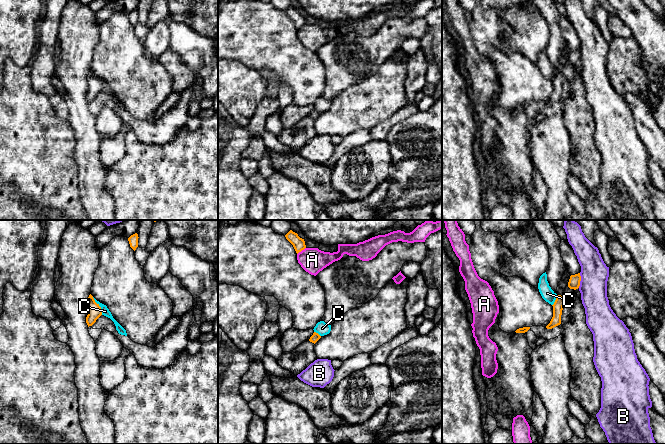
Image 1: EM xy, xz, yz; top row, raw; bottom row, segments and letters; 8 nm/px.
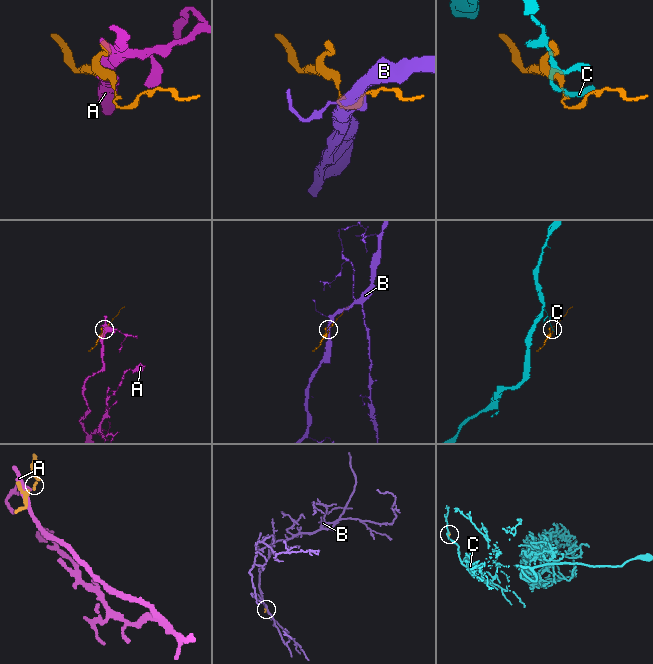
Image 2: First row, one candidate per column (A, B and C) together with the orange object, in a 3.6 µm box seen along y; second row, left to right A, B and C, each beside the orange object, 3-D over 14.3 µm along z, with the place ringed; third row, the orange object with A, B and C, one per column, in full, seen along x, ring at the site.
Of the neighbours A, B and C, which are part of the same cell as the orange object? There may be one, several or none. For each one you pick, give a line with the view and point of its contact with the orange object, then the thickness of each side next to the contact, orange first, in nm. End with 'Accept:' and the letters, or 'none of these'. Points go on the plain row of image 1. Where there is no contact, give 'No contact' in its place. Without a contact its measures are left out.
Accept: none of these

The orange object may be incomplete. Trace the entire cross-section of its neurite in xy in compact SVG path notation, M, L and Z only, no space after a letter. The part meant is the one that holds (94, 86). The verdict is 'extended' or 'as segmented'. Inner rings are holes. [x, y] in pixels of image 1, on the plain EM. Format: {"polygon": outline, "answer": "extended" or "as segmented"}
{"polygon": "M90 70L88 73L88 91L86 93L88 103L92 102L101 91L101 83L95 78L93 72Z", "answer": "as segmented"}

